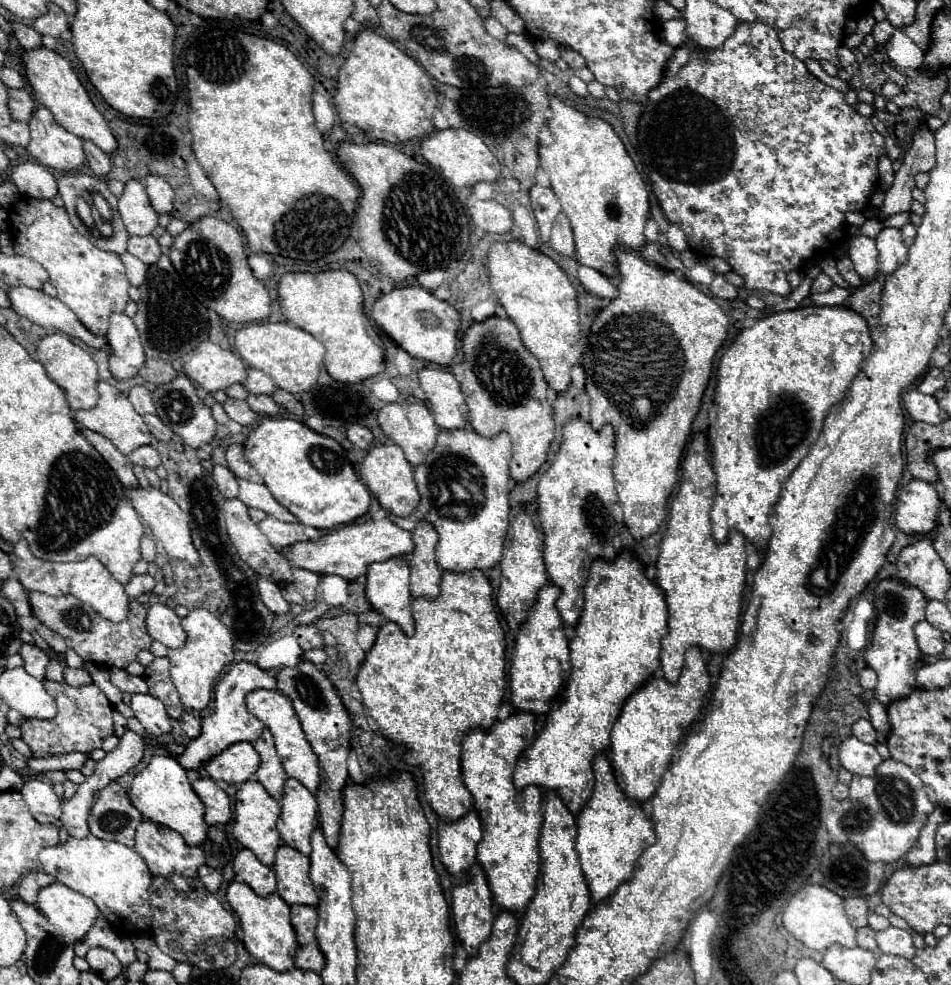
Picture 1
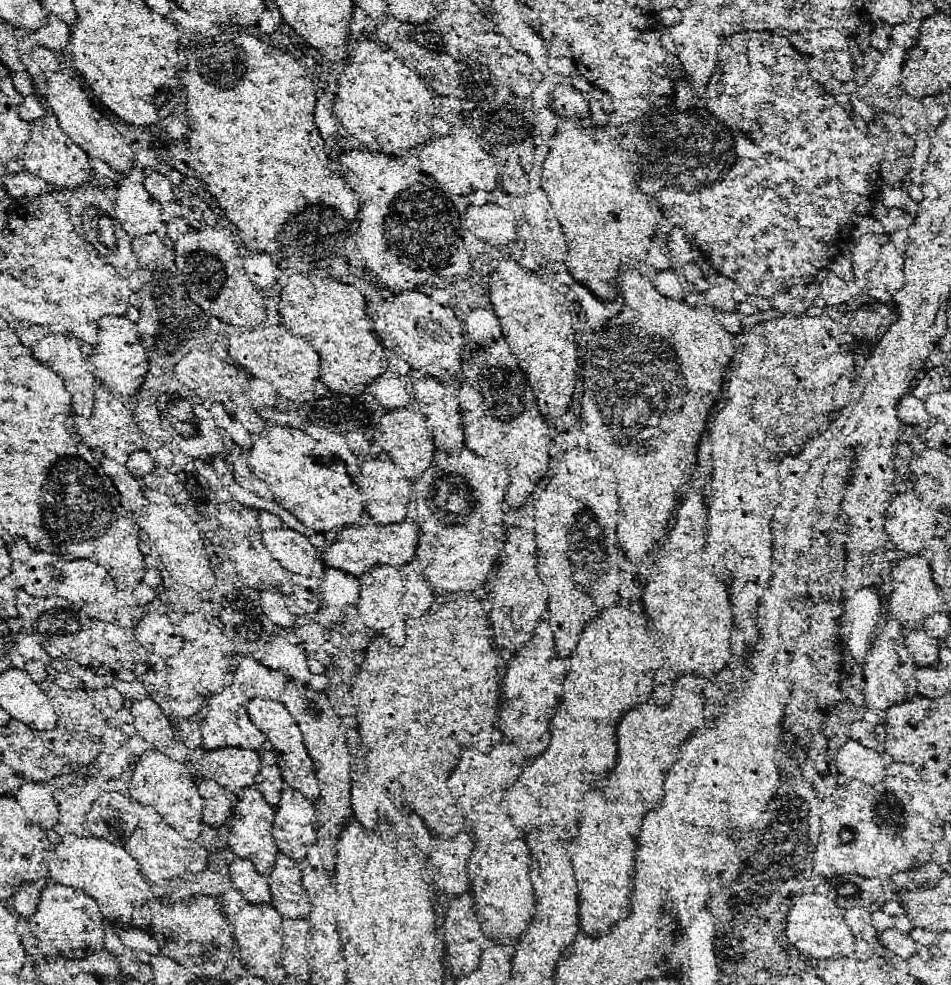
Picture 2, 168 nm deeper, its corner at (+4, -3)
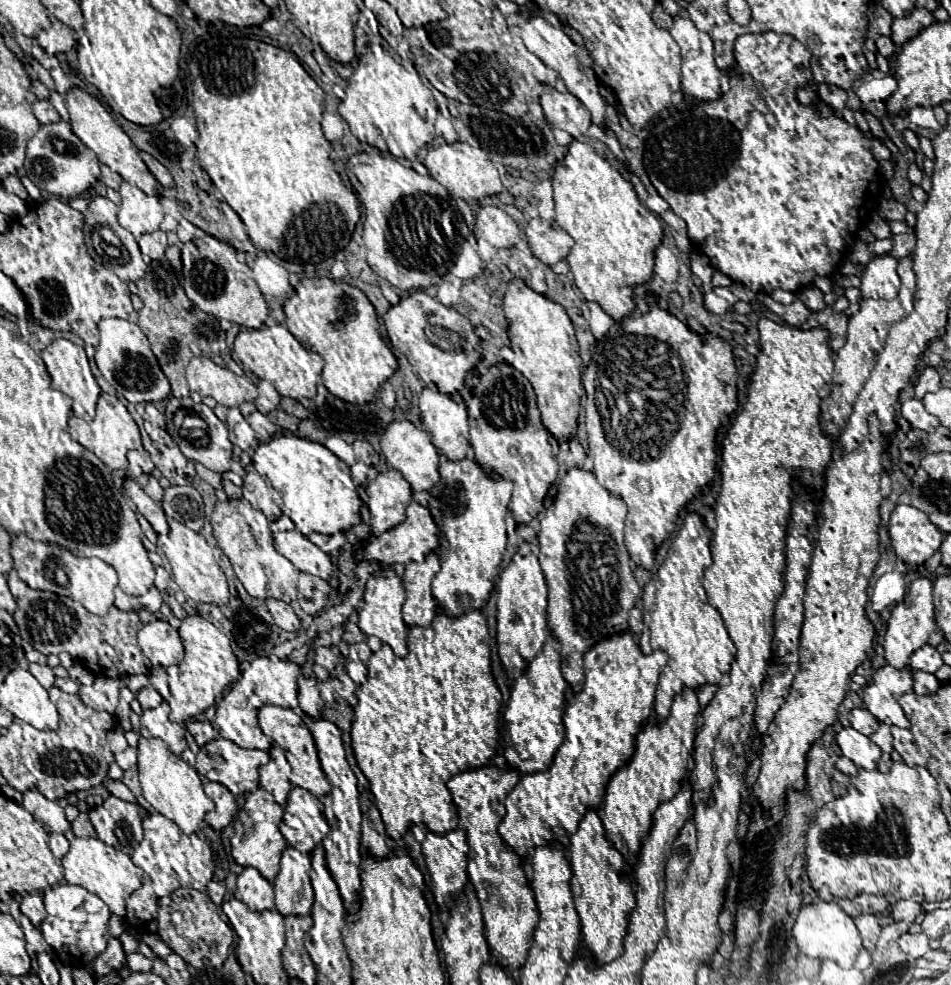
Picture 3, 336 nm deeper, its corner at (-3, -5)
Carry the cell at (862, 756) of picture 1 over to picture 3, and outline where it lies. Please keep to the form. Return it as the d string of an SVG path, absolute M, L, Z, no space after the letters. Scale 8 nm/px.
M843 728L843 732L839 732L839 738L843 736L845 740L841 742L841 746L843 746L843 754L847 756L847 758L851 758L859 768L863 768L863 770L867 770L871 764L875 764L875 768L877 768L877 762L879 762L879 758L881 758L881 750L869 740L869 738L865 738L865 736L857 736L859 732L855 732L853 734L853 728Z

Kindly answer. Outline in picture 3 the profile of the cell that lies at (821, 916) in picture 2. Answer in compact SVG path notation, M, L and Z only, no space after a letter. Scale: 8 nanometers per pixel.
M815 902L805 906L793 926L793 936L803 954L809 958L829 958L837 962L841 968L851 968L859 950L861 950L861 936L859 930L855 928L853 920L849 914L845 914L837 902Z

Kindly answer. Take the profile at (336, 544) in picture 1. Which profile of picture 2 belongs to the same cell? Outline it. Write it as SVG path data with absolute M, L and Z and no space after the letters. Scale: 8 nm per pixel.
M394 522L394 524L370 524L346 526L341 528L330 546L322 553L322 562L326 566L334 566L346 570L354 576L360 576L372 564L394 564L400 566L414 558L418 542L418 528L410 522Z

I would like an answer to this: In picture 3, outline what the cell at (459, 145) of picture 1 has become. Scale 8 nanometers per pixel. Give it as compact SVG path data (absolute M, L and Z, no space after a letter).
M455 142L455 144L441 144L439 148L431 148L423 164L427 166L429 174L443 188L449 190L451 196L463 198L465 202L479 200L479 198L485 198L485 196L493 196L493 194L499 194L503 190L497 168L489 160L489 156L481 148L473 148L469 144Z

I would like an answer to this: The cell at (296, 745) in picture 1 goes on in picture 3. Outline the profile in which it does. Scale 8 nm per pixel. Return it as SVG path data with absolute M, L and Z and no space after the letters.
M263 706L263 708L259 710L259 726L261 726L261 730L263 730L277 746L281 746L281 748L285 750L287 762L289 762L291 768L293 768L293 772L291 772L291 784L293 784L293 786L305 788L305 790L309 790L311 794L315 794L317 798L325 796L325 794L331 790L331 784L327 782L327 778L325 778L325 774L323 774L323 770L321 770L313 736L311 736L311 732L309 732L307 724L303 722L303 718L301 718L295 710L279 708L279 706Z

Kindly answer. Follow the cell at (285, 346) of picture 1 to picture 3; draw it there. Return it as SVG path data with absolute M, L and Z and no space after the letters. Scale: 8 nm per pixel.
M275 324L261 330L241 330L235 338L233 352L247 370L251 370L261 380L269 380L281 396L289 396L295 400L315 398L323 360L321 356L303 348L287 328Z

